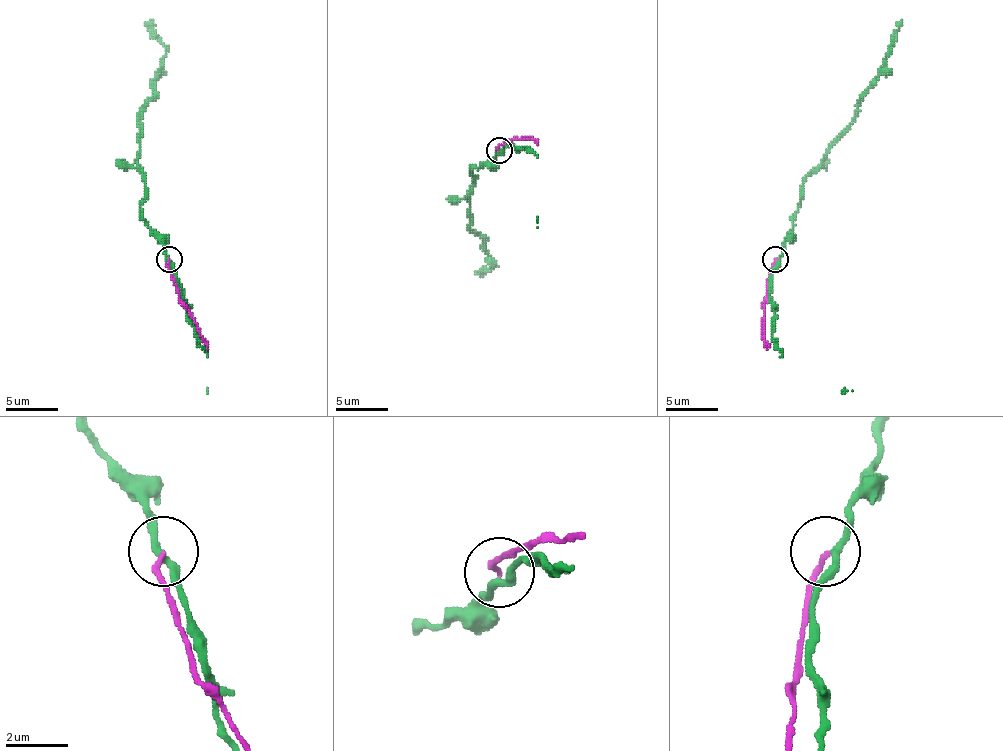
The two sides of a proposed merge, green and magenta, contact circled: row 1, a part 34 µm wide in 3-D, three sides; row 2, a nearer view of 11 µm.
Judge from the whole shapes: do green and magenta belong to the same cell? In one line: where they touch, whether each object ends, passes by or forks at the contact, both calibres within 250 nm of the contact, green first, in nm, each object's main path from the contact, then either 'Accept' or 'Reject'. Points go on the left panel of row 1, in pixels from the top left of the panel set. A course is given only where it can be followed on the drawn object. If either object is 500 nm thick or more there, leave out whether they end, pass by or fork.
Place: (169, 259). At the ring green passes by. At the ring magenta ends. Thickness 240 nm (green) against 160 nm. Course of green: (168, 258), (140, 204), (145, 196), (137, 165), (140, 118), (166, 56), (150, 20). Course of magenta: (168, 258), (181, 305), (207, 349). Reject

